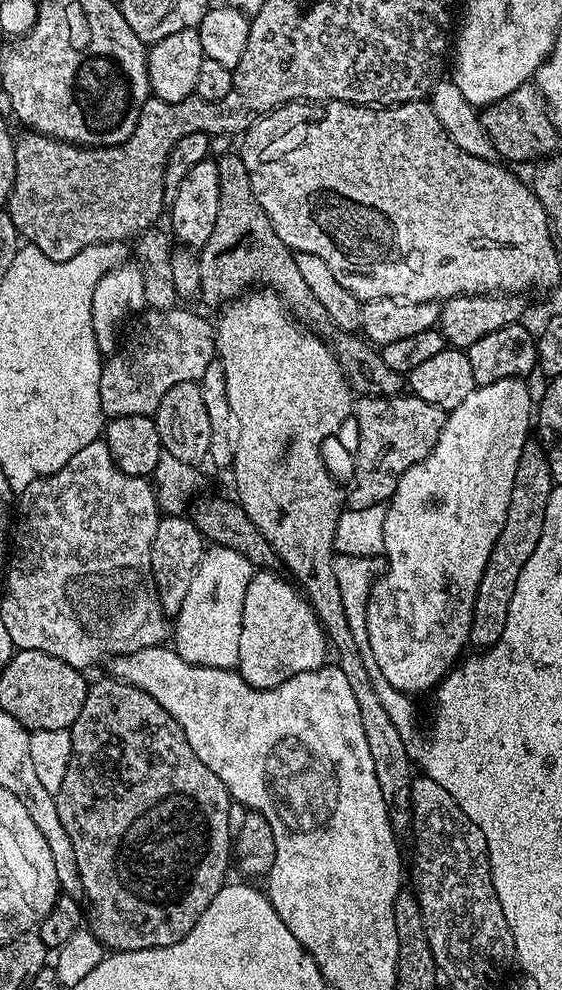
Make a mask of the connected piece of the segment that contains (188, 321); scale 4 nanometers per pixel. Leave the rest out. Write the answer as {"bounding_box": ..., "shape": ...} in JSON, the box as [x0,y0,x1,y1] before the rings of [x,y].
{"bounding_box":[100,306,217,417],"shape":[[[177,306],[170,310],[148,308],[135,317],[134,323],[127,329],[122,343],[115,352],[107,357],[104,373],[100,376],[100,397],[105,417],[155,417],[162,398],[166,398],[166,390],[178,386],[178,382],[203,381],[206,370],[217,359],[214,324],[211,319],[203,320],[198,313],[187,312],[184,308],[187,307]]]}

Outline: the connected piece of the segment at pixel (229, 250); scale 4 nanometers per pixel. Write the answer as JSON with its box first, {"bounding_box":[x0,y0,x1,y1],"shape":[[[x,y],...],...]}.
{"bounding_box":[198,154,405,396],"shape":[[[238,154],[219,157],[218,178],[221,186],[221,206],[213,233],[199,249],[198,263],[202,270],[199,299],[208,304],[223,306],[245,295],[257,286],[271,290],[283,300],[288,311],[330,345],[333,354],[344,371],[353,393],[360,396],[398,396],[405,391],[405,377],[398,370],[390,370],[382,362],[379,351],[359,335],[342,332],[326,314],[318,298],[314,298],[310,286],[298,271],[298,262],[291,248],[278,238],[266,210],[250,186],[250,174],[246,162]]]}

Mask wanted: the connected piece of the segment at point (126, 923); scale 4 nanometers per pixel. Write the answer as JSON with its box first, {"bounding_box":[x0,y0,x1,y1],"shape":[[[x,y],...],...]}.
{"bounding_box":[54,678,234,952],"shape":[[[107,678],[89,683],[86,702],[82,702],[82,714],[72,723],[72,753],[70,766],[66,769],[66,778],[62,778],[62,786],[54,793],[58,806],[58,818],[62,818],[62,826],[66,826],[66,834],[70,834],[70,842],[74,842],[74,852],[78,858],[80,870],[80,886],[83,895],[92,899],[96,913],[91,913],[90,928],[104,945],[105,949],[117,952],[133,952],[139,948],[161,948],[174,946],[174,942],[182,942],[186,934],[190,934],[198,918],[207,912],[210,902],[214,902],[214,894],[224,887],[228,872],[228,859],[234,856],[234,825],[230,818],[230,810],[234,801],[229,796],[222,778],[194,754],[190,742],[186,742],[186,734],[182,726],[169,714],[162,705],[154,702],[146,690],[138,690],[115,678]]]}

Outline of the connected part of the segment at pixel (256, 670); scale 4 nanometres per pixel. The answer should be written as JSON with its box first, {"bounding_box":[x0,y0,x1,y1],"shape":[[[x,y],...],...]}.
{"bounding_box":[238,570,330,688],"shape":[[[272,570],[257,571],[250,586],[246,586],[246,602],[242,606],[242,638],[238,641],[238,671],[249,688],[273,688],[298,674],[323,668],[326,663],[324,655],[330,652],[324,626],[309,601],[276,574]]]}

